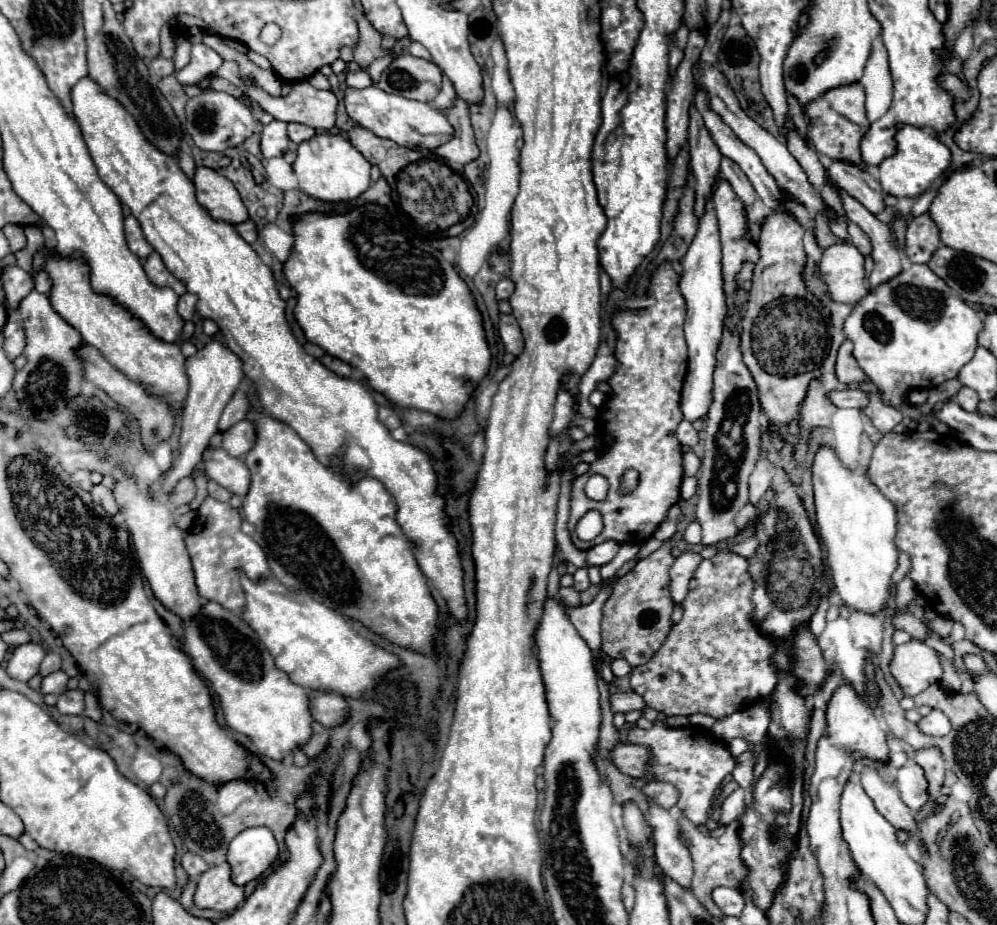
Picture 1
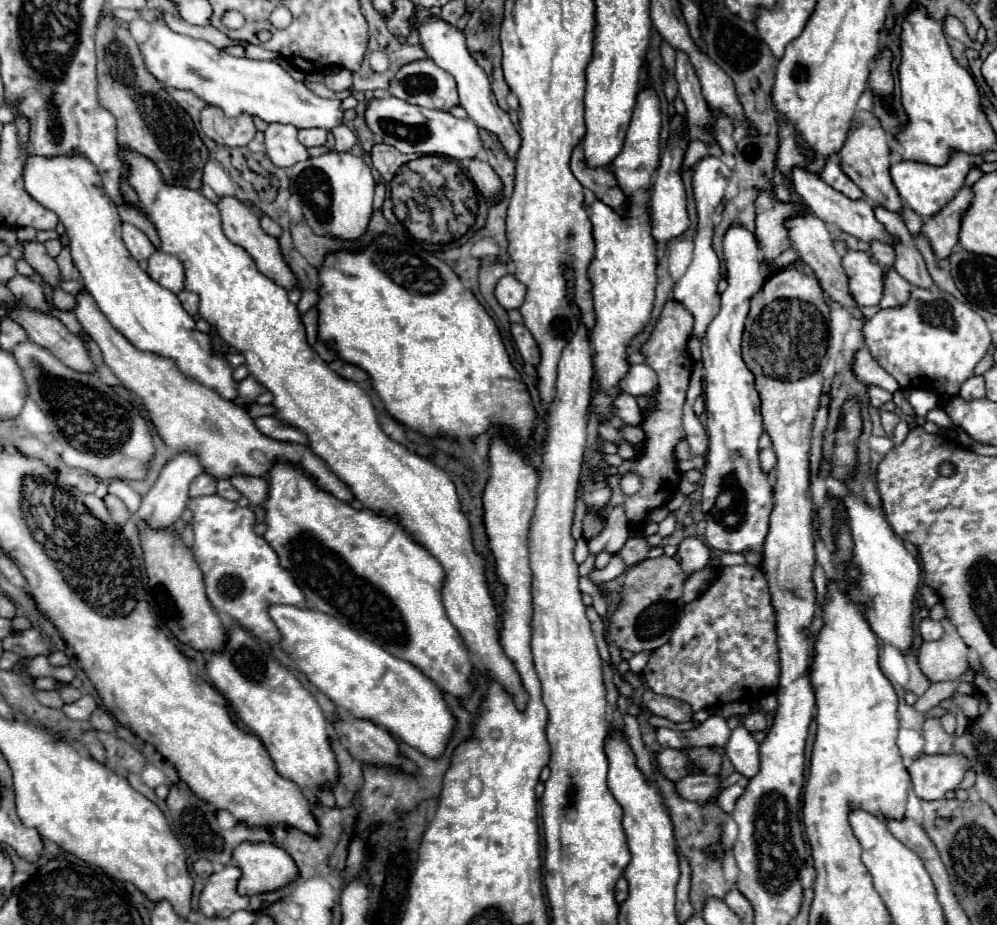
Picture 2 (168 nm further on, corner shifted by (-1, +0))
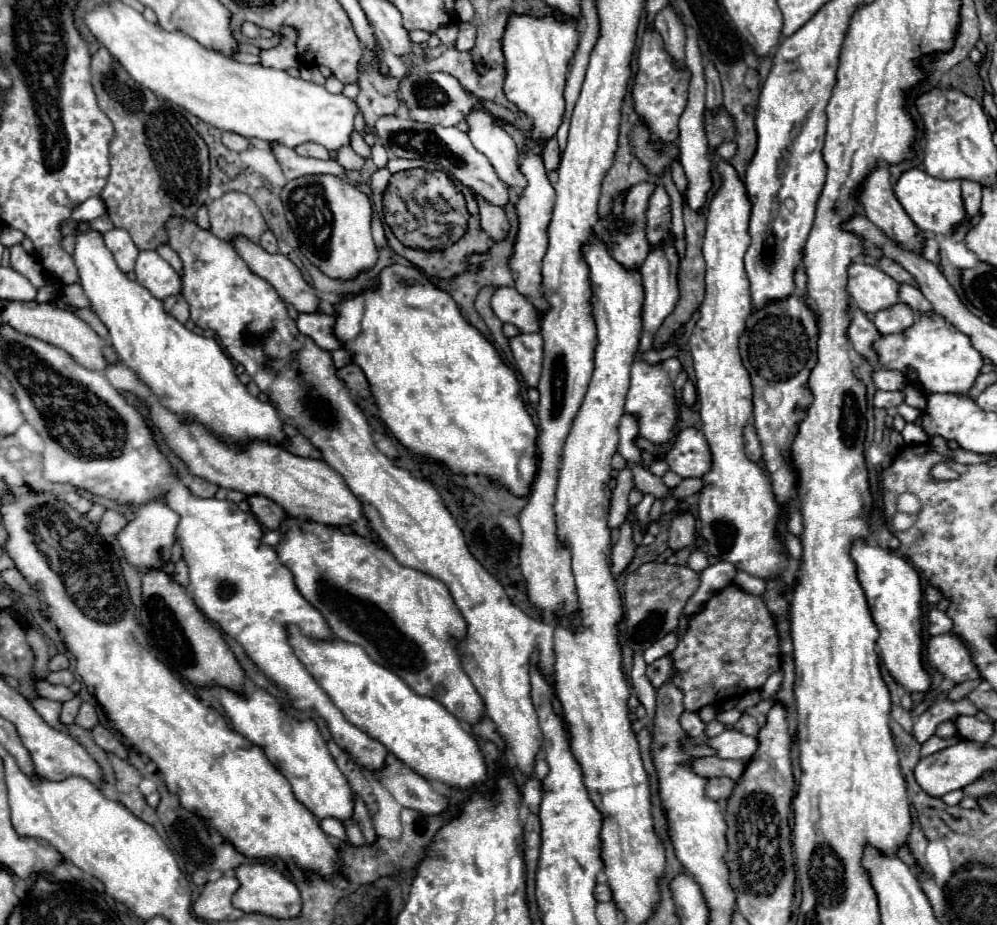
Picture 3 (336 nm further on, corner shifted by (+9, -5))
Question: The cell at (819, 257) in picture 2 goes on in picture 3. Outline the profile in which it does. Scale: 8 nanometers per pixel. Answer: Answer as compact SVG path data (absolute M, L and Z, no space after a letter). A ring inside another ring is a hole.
M849 304L849 316L851 316L851 324L847 328L847 338L853 342L855 350L861 356L865 356L869 362L875 362L877 356L871 350L871 344L873 340L879 338L877 328L873 326L871 320L867 320L867 316L855 304Z

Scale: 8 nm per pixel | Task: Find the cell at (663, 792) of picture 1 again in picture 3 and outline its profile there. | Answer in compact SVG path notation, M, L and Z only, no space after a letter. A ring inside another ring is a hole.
M711 778L711 780L707 782L705 794L707 794L711 800L729 798L731 792L733 792L733 786L735 786L735 782L729 780L729 778Z

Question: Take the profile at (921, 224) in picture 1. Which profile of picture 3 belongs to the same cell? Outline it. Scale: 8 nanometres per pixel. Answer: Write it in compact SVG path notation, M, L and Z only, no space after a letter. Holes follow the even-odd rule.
M963 180L961 192L963 192L963 206L965 206L965 220L961 222L961 226L967 228L971 218L979 212L979 206L981 206L981 184L973 180Z

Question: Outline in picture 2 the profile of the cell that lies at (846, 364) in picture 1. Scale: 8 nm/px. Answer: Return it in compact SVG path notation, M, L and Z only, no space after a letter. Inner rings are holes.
M867 347L859 349L859 353L855 357L853 371L855 371L857 379L867 383L867 385L877 385L877 387L887 389L891 393L895 393L899 389L899 383L873 359L873 355L869 353Z

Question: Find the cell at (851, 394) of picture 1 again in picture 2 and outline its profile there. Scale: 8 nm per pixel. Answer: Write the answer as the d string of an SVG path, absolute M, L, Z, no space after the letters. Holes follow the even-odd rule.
M871 385L871 387L869 387L869 399L871 399L871 405L873 405L873 407L881 407L881 405L885 405L887 401L893 399L893 393L889 393L889 391L881 389L881 387Z

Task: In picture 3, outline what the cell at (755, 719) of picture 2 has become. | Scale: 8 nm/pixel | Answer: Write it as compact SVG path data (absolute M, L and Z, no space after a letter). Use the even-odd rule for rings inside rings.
M741 714L741 718L739 718L737 724L735 724L735 730L737 730L737 732L743 732L743 734L747 734L747 736L757 736L759 724L757 724L757 720L755 720L753 716Z

